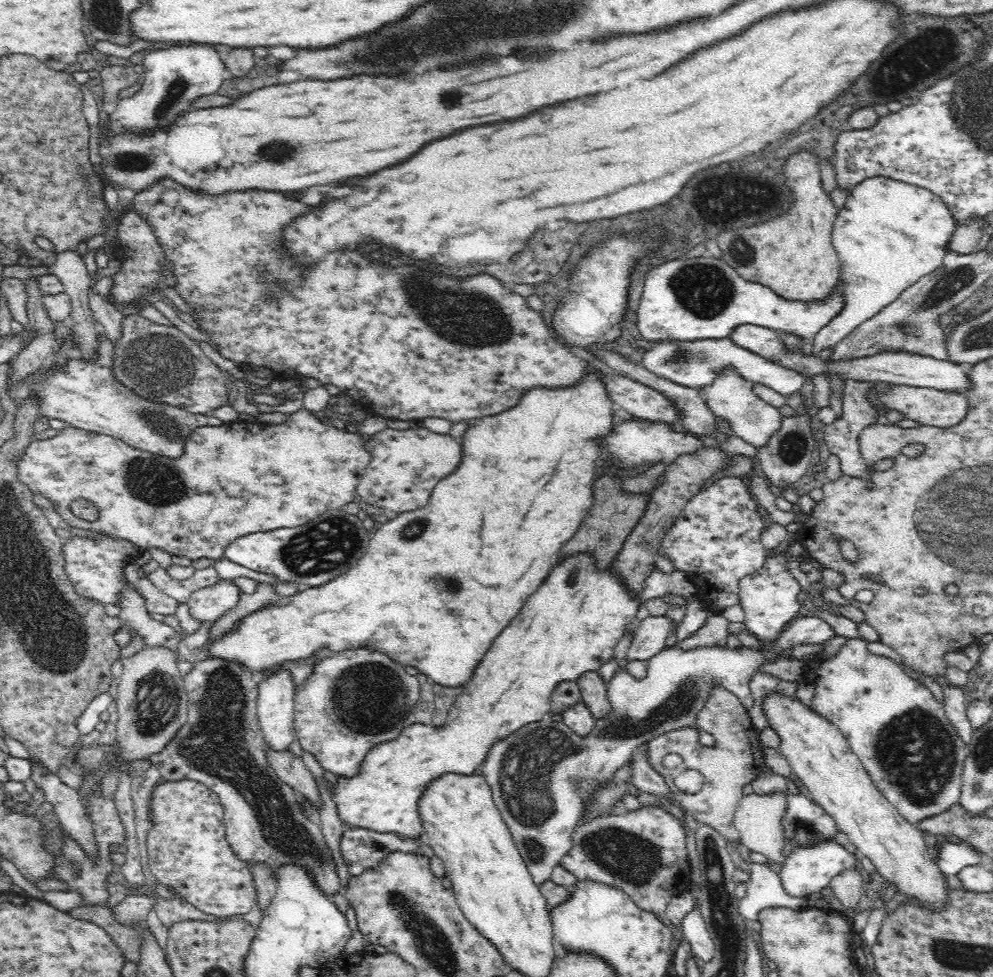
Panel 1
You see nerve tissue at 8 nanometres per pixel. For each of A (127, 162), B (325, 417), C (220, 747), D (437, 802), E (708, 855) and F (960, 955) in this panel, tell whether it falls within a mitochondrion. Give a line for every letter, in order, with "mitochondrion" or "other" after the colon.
A: mitochondrion
B: other
C: mitochondrion
D: other
E: other
F: mitochondrion

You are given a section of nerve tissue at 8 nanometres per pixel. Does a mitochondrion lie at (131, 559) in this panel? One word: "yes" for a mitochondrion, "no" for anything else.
no

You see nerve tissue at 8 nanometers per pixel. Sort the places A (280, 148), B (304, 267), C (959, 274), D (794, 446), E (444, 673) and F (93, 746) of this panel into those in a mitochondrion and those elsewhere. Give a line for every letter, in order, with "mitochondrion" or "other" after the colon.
A: mitochondrion
B: other
C: other
D: mitochondrion
E: other
F: other

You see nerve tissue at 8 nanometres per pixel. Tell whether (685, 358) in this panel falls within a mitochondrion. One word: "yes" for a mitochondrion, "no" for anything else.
yes

